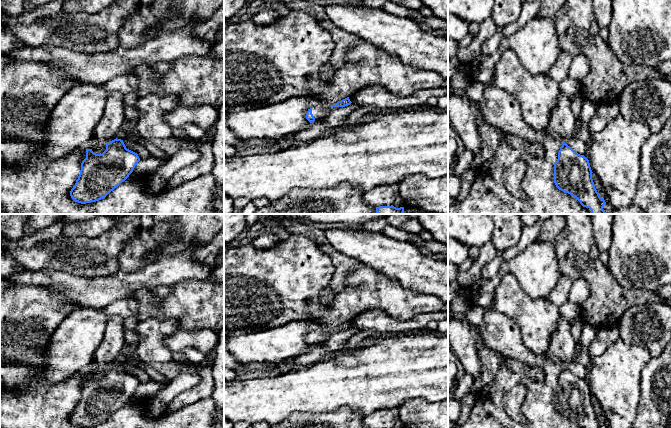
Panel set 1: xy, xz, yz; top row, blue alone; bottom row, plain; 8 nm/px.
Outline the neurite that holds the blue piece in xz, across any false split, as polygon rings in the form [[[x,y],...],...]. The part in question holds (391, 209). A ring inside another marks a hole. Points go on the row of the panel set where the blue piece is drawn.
[[[393,205],[376,207],[376,213],[377,214],[405,214],[404,207],[396,208]]]

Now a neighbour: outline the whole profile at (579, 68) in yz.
[[[582,53],[573,55],[569,68],[569,77],[580,83],[590,72],[590,65],[586,56]]]

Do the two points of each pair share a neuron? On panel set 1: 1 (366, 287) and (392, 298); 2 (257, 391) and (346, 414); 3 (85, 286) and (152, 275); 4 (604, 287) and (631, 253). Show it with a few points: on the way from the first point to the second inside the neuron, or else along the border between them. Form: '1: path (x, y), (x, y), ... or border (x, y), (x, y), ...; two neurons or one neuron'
1: path (372, 290), (386, 294); one neuron
2: border (357, 411), (340, 407), (332, 411), (310, 413); two neurons
3: path (102, 286), (119, 286), (135, 281); one neuron
4: border (606, 266), (620, 284), (633, 288); two neurons

